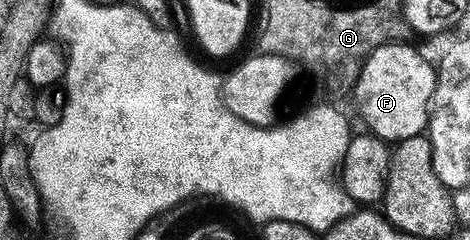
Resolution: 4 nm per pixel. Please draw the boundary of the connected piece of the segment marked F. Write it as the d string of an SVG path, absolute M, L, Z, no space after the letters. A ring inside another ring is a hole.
M409 43L384 45L363 63L361 74L353 87L357 109L365 120L364 128L386 143L420 137L429 124L429 104L435 91L437 71L434 62L416 53Z

